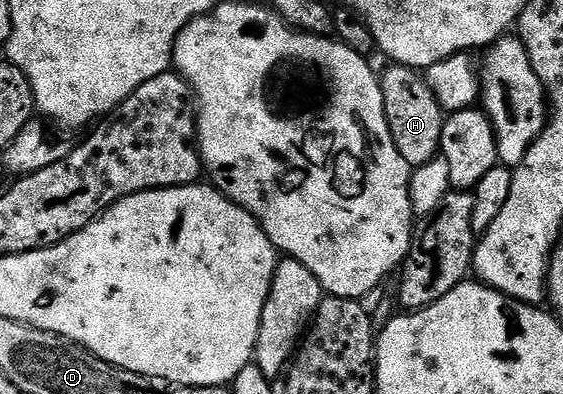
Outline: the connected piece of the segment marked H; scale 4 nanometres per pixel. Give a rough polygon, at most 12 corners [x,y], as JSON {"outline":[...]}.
{"outline":[[416,68],[382,72],[397,153],[414,169],[440,154],[445,112]]}

